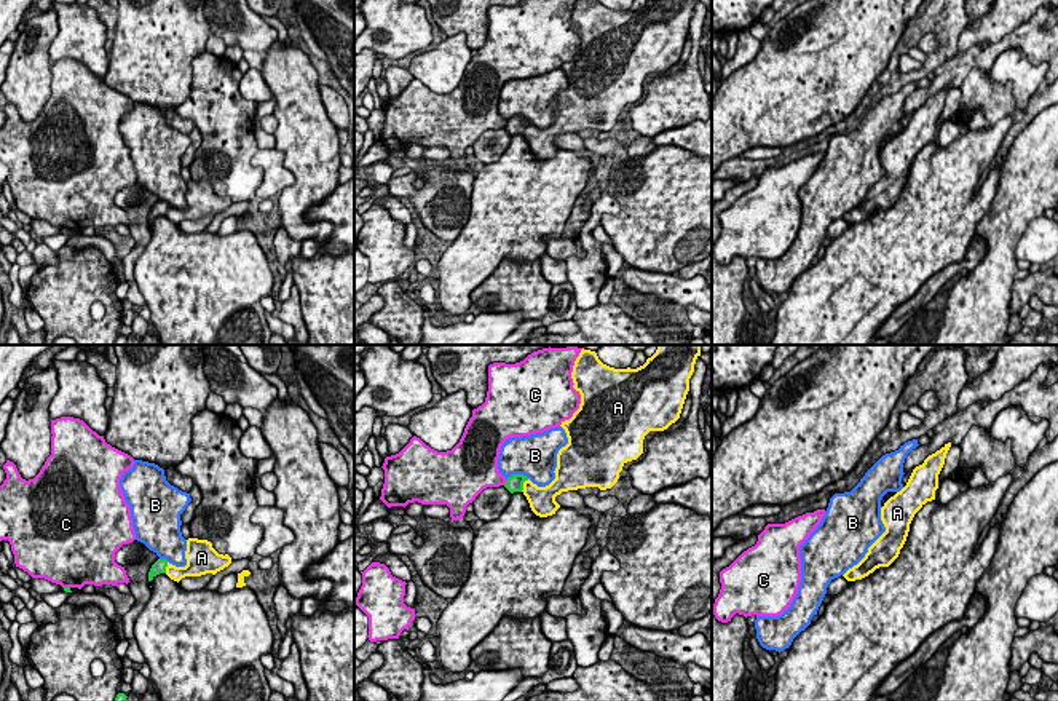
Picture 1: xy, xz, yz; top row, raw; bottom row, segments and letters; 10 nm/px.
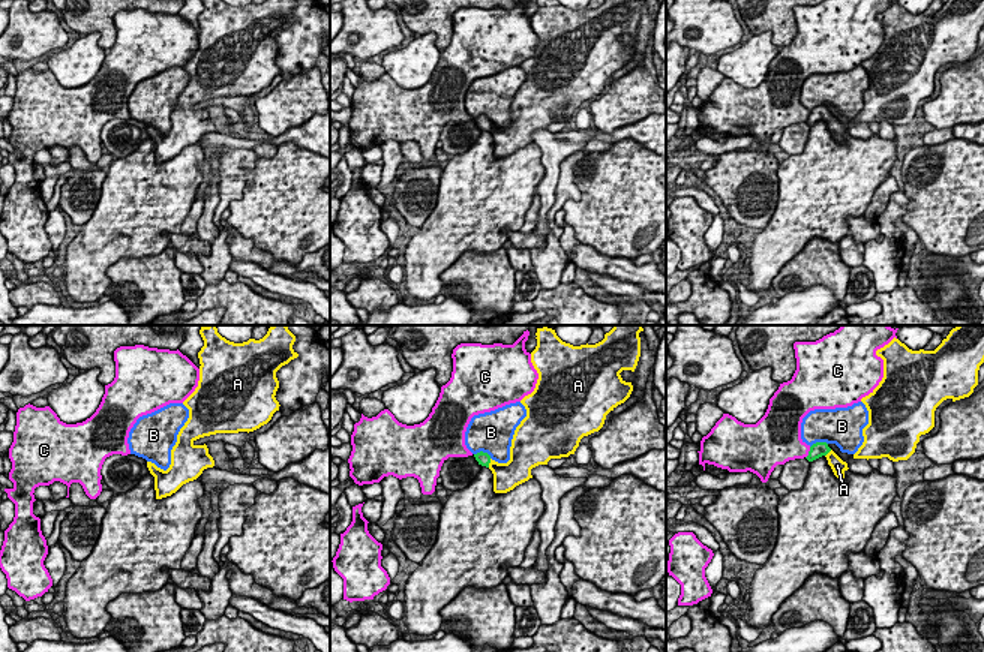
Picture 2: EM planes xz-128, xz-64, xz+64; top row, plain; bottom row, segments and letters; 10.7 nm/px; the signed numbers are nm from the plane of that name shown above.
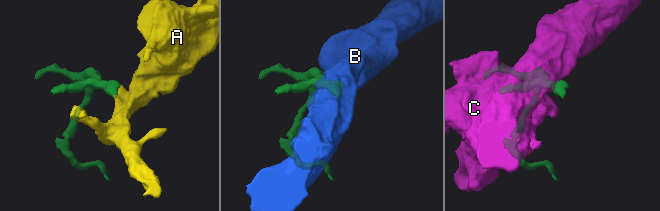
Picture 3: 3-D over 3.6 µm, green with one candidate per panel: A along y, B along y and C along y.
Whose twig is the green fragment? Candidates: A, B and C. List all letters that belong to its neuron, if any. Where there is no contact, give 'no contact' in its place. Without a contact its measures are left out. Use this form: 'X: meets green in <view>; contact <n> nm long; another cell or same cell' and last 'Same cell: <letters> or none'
A: meets green in xz; contact 150 nm long; same cell
B: meets green in xz; contact 240 nm long; another cell
C: meets green in xz; contact 90 nm long; another cell
Same cell: A

